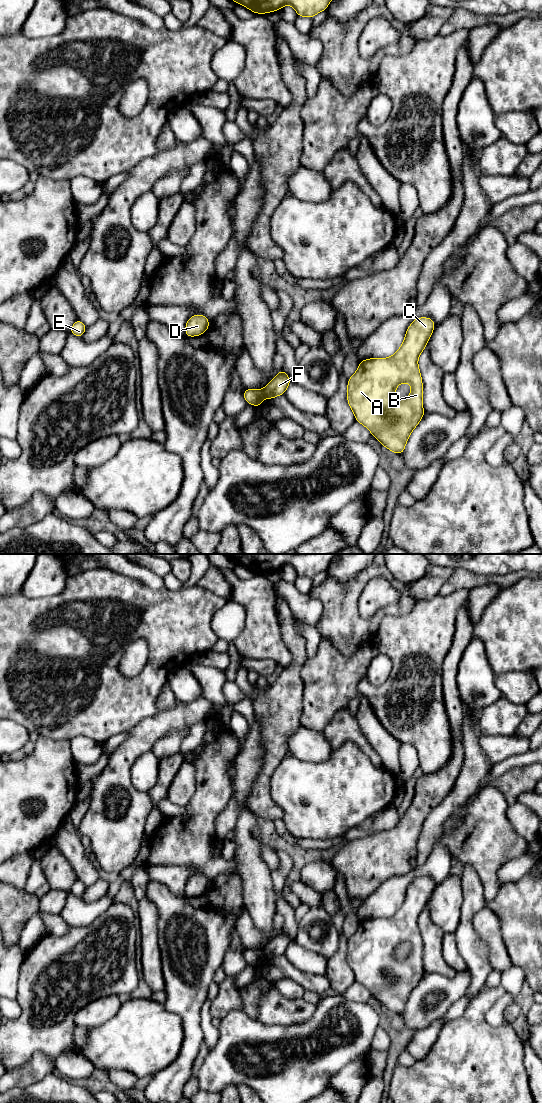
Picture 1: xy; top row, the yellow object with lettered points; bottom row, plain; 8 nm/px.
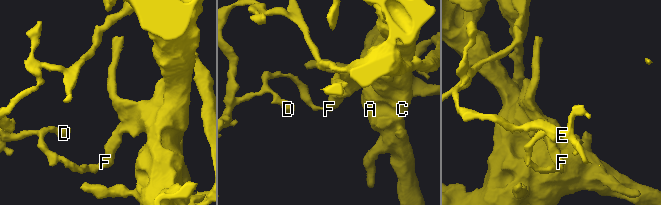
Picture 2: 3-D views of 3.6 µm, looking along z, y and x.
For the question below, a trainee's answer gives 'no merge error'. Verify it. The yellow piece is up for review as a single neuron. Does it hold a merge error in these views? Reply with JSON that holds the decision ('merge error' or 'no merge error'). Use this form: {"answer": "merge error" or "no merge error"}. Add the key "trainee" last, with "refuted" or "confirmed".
{"answer": "merge error", "trainee": "refuted"}

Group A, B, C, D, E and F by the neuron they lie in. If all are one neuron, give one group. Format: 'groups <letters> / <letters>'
groups A B C F / D E

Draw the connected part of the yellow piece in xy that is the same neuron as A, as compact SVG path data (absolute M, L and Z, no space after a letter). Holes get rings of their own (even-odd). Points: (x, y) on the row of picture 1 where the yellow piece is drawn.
M430 317L415 318L407 328L401 346L392 356L361 360L356 372L348 378L347 402L355 416L355 421L366 427L371 432L372 437L376 438L382 446L385 446L395 454L403 454L410 434L425 415L423 408L423 381L418 359L426 348L435 326L436 323ZM401 383L409 383L411 385L411 393L404 400L398 400L395 396L395 391Z

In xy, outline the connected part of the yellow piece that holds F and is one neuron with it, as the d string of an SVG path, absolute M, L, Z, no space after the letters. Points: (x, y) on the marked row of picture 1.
M281 369L268 385L263 388L264 397L270 400L284 395L291 382L288 374Z

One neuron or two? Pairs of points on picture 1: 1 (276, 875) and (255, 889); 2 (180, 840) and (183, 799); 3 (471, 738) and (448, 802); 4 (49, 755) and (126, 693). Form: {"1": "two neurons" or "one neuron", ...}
{"1": "two neurons", "2": "two neurons", "3": "one neuron", "4": "two neurons"}

